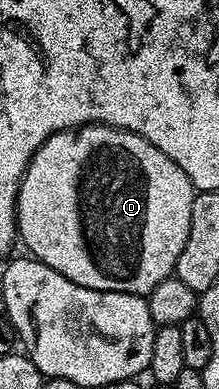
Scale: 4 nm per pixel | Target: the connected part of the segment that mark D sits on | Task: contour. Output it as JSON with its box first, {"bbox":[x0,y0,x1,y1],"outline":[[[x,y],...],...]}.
{"bbox":[17,124,195,296],"outline":[[[82,124],[79,128],[64,128],[62,132],[53,132],[45,139],[39,147],[33,151],[33,156],[29,160],[21,185],[17,191],[17,235],[20,243],[25,243],[25,248],[30,257],[40,260],[42,264],[51,266],[63,278],[75,282],[79,286],[87,286],[91,290],[100,292],[130,292],[136,296],[145,296],[159,282],[170,279],[174,275],[179,254],[183,254],[183,246],[187,246],[187,234],[191,230],[191,206],[195,189],[192,182],[147,138],[143,138],[134,132],[128,132],[122,128],[112,128],[106,124]]]}

